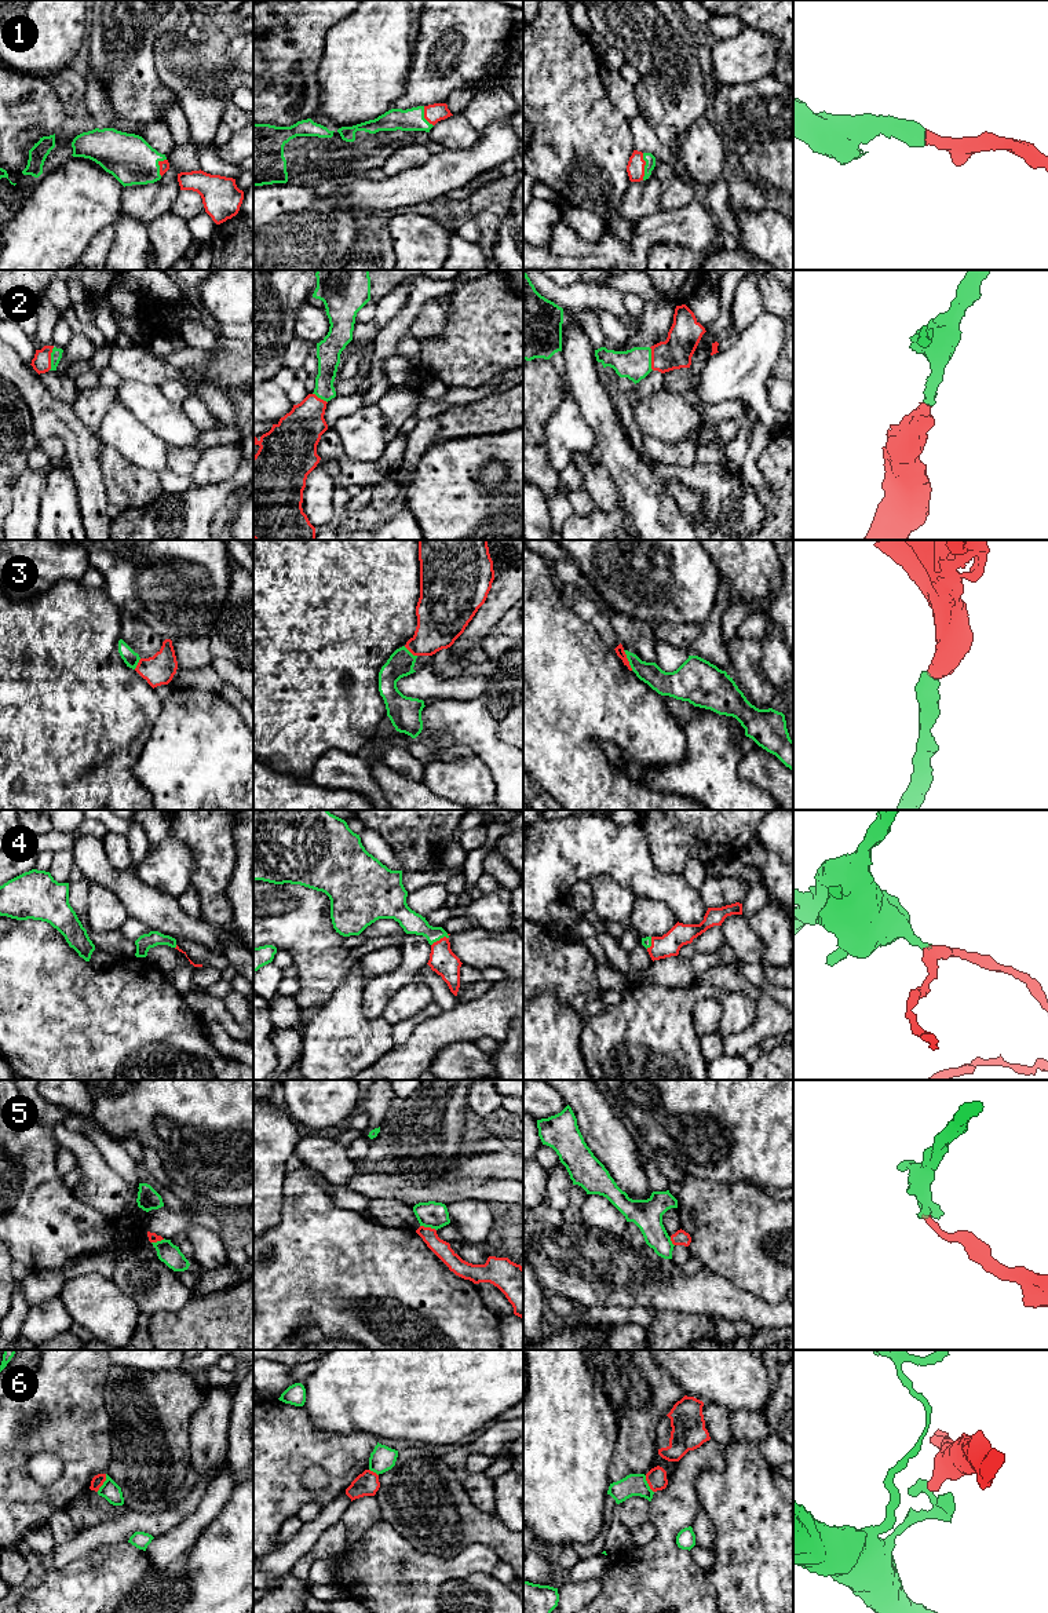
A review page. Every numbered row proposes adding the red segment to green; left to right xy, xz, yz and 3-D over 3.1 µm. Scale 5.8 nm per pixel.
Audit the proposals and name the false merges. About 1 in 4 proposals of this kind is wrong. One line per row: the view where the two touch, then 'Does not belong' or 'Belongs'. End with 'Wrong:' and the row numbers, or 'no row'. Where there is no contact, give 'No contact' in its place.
1: Touches green in yz. Belongs
2: Touches green in xy. Belongs
3: Touches green in yz. Belongs
4: Touches green in xz. Belongs
5: Touches green in xz. Does not belong
6: Touches green in xy. Does not belong
Wrong: 5, 6

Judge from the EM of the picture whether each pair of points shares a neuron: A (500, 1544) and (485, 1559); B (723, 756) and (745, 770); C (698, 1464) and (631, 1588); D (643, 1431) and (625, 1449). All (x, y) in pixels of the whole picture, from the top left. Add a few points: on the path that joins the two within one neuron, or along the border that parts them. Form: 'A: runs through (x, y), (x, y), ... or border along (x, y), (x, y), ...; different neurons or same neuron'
A: border along (460, 1551), (468, 1544), (485, 1544), (501, 1561); different neurons
B: border along (742, 755), (738, 763), (738, 774), (762, 787); different neurons
C: runs through (680, 1495), (678, 1504), (668, 1517), (661, 1558); same neuron
D: runs through (639, 1435), (630, 1445); same neuron

